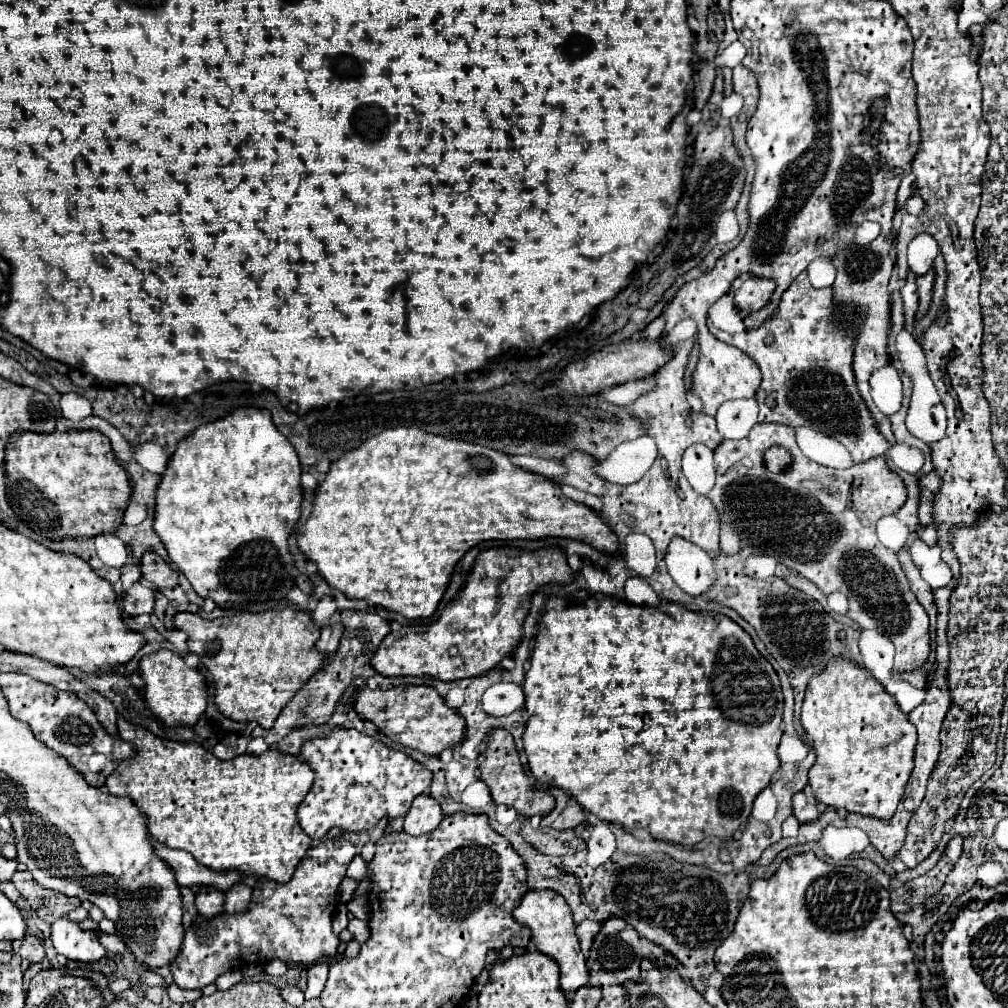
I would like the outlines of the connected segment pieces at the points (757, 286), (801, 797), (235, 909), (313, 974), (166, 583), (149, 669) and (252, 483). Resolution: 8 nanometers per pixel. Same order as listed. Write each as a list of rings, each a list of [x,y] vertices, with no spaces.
[[[750,277],[748,281],[744,281],[740,285],[740,289],[734,293],[734,303],[740,311],[758,311],[762,309],[774,291],[774,281],[770,279],[758,279],[758,277]]]
[[[798,793],[794,795],[792,799],[792,807],[794,807],[794,817],[800,821],[800,823],[806,823],[806,821],[812,821],[816,819],[820,813],[818,813],[818,801],[814,799],[814,795],[808,795],[808,793]]]
[[[236,885],[230,891],[226,891],[226,913],[236,915],[242,911],[248,911],[252,901],[252,889],[246,885]]]
[[[318,963],[312,965],[308,969],[308,989],[306,989],[306,999],[318,999],[324,985],[326,985],[326,977],[328,977],[328,965],[326,963]]]
[[[152,551],[142,555],[140,571],[142,571],[142,577],[154,589],[174,589],[178,585],[178,573],[160,555]]]
[[[160,649],[156,653],[144,655],[140,661],[140,677],[146,685],[146,691],[142,691],[144,705],[166,725],[176,727],[176,725],[196,725],[200,715],[206,709],[206,687],[204,687],[204,677],[188,667],[184,659],[168,649]]]
[[[238,407],[178,441],[156,487],[154,531],[164,543],[170,561],[186,575],[200,597],[236,605],[286,597],[294,587],[294,559],[288,551],[288,535],[300,517],[300,473],[294,447],[274,427],[266,409]]]

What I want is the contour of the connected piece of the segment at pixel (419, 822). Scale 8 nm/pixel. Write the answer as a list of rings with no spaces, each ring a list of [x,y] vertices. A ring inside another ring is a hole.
[[[418,795],[404,817],[404,831],[408,835],[424,835],[434,831],[442,819],[444,813],[438,801],[434,801],[430,795]]]

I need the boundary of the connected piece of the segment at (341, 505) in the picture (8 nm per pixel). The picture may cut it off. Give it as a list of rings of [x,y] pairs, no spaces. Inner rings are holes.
[[[396,427],[396,429],[384,429],[380,435],[370,437],[364,445],[360,445],[354,451],[348,451],[342,459],[338,459],[336,463],[332,463],[326,481],[318,487],[318,491],[314,493],[314,507],[312,513],[306,521],[306,525],[298,531],[298,547],[300,551],[318,567],[318,573],[322,575],[322,579],[334,587],[340,589],[348,599],[362,599],[368,605],[382,605],[388,611],[396,611],[404,617],[416,619],[416,617],[430,617],[450,579],[450,573],[454,569],[454,565],[462,559],[462,555],[474,547],[480,541],[490,541],[490,539],[542,539],[542,537],[570,537],[570,539],[582,539],[590,545],[594,545],[600,551],[608,551],[614,553],[618,549],[618,537],[614,535],[614,531],[594,513],[594,509],[576,503],[568,497],[562,495],[562,491],[558,487],[554,487],[552,481],[548,481],[542,475],[524,471],[520,467],[516,467],[504,453],[494,451],[494,449],[486,449],[480,445],[472,445],[472,443],[464,443],[464,441],[454,441],[454,439],[446,439],[442,435],[432,435],[426,433],[422,429],[414,429],[414,427]]]

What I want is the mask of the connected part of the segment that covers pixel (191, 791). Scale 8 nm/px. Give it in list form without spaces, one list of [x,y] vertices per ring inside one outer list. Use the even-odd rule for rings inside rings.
[[[120,723],[120,735],[124,741],[132,743],[136,753],[124,759],[106,779],[106,789],[116,797],[130,797],[138,809],[148,817],[148,831],[156,841],[170,849],[182,849],[194,855],[200,865],[206,865],[216,871],[238,869],[256,877],[268,877],[278,883],[286,883],[300,859],[312,847],[312,839],[302,831],[296,809],[310,791],[314,783],[314,771],[300,761],[296,755],[270,749],[266,755],[238,755],[232,761],[214,759],[200,743],[186,741],[166,741],[150,731]]]

